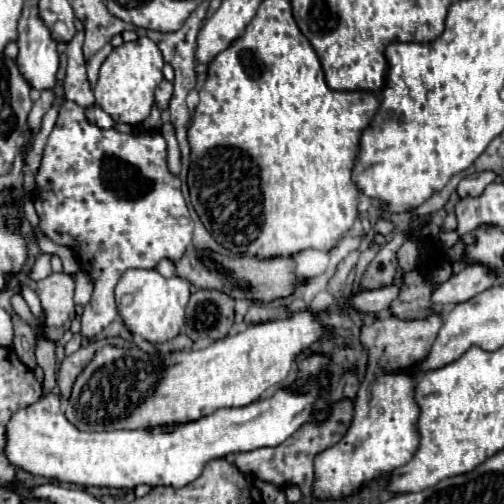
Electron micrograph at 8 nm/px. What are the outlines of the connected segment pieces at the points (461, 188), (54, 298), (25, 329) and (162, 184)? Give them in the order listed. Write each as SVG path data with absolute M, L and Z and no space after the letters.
M480 172L468 178L462 178L458 184L458 196L480 196L484 192L484 188L496 180L494 172Z
M64 272L50 274L48 278L36 282L36 292L46 312L44 334L48 340L60 340L64 332L70 330L70 322L76 316L74 278Z
M14 316L14 352L16 356L30 368L36 368L36 358L34 358L34 338L38 330L32 330L26 322L22 322L18 316Z
M66 100L60 106L56 126L48 136L36 174L36 192L36 212L40 216L38 230L54 244L68 246L82 262L80 268L86 270L94 282L94 294L80 318L80 334L88 340L100 334L100 330L118 316L114 288L128 268L154 268L162 258L178 260L192 242L194 222L180 190L180 178L168 170L164 136L160 132L124 134L114 128L100 130L96 124L88 122L84 108L76 102Z

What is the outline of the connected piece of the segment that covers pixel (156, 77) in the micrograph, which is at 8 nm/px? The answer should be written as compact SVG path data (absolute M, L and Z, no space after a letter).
M140 36L136 42L124 42L110 52L100 68L100 76L94 86L96 104L106 114L110 114L114 122L140 124L144 118L150 116L150 110L154 106L154 88L164 80L162 68L164 58L156 42L146 36Z

